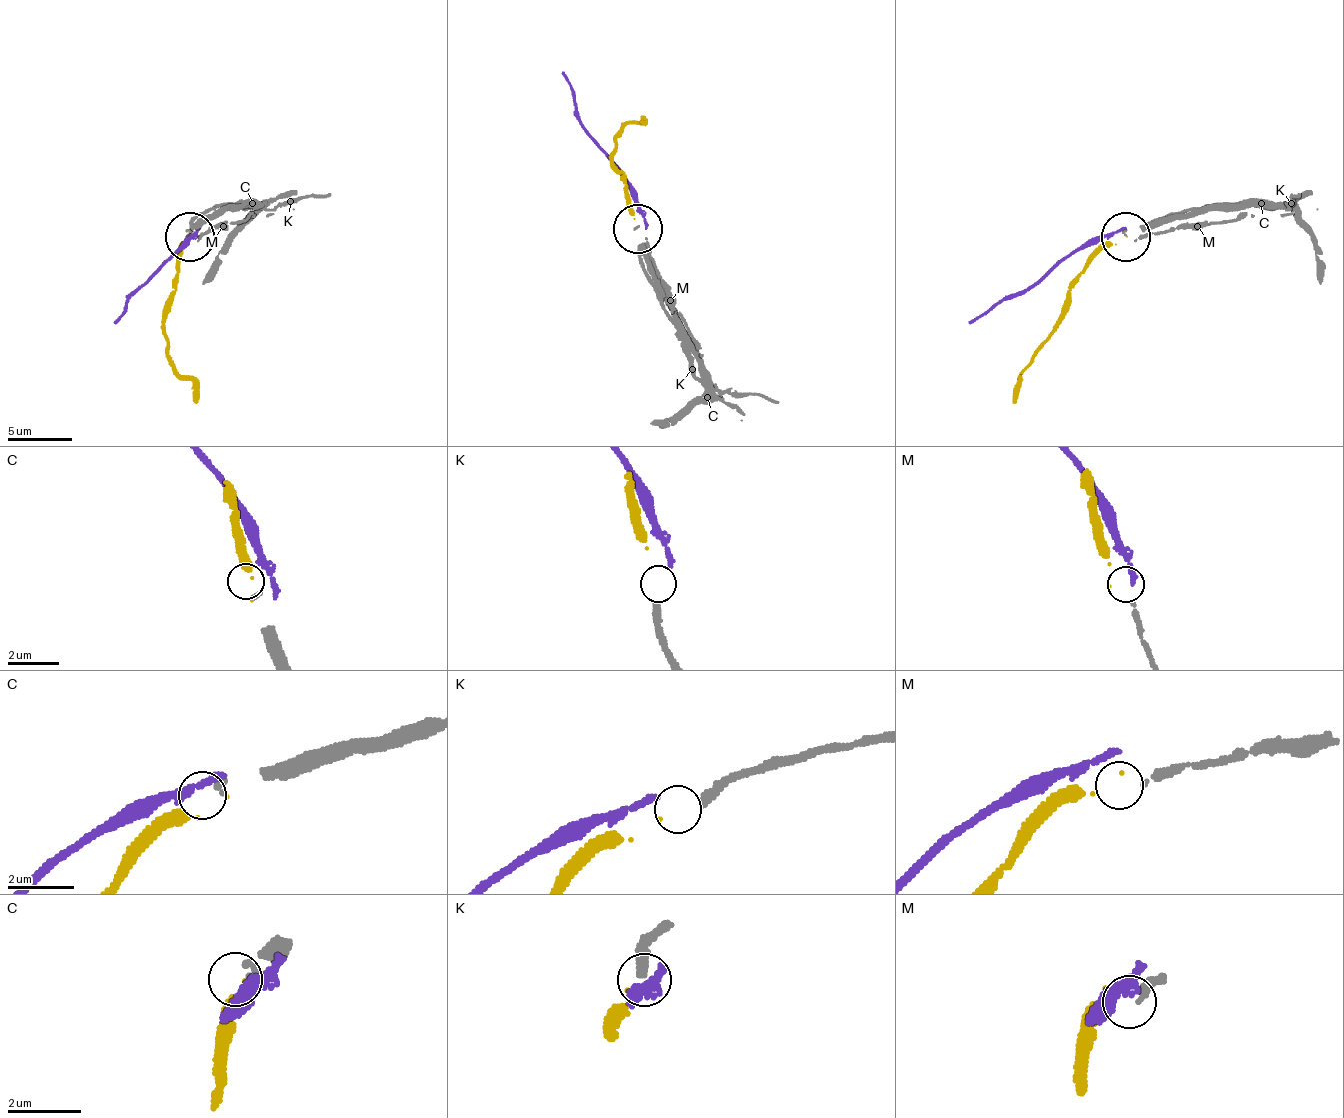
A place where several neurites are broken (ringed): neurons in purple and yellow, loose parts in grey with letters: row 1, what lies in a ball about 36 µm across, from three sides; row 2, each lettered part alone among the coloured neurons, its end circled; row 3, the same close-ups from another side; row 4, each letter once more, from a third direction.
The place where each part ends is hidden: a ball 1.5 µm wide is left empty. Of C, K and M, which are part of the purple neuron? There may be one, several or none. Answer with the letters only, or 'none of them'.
none of them

